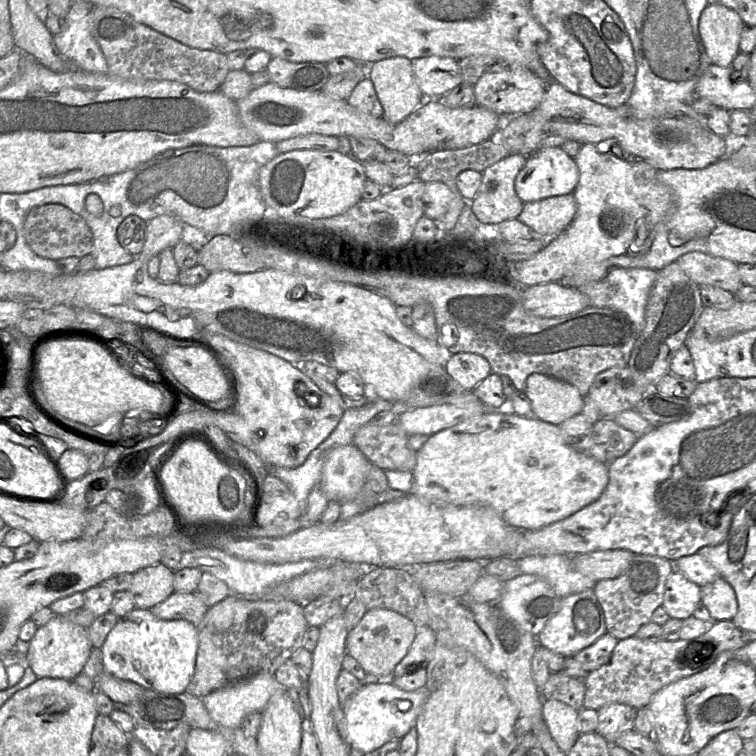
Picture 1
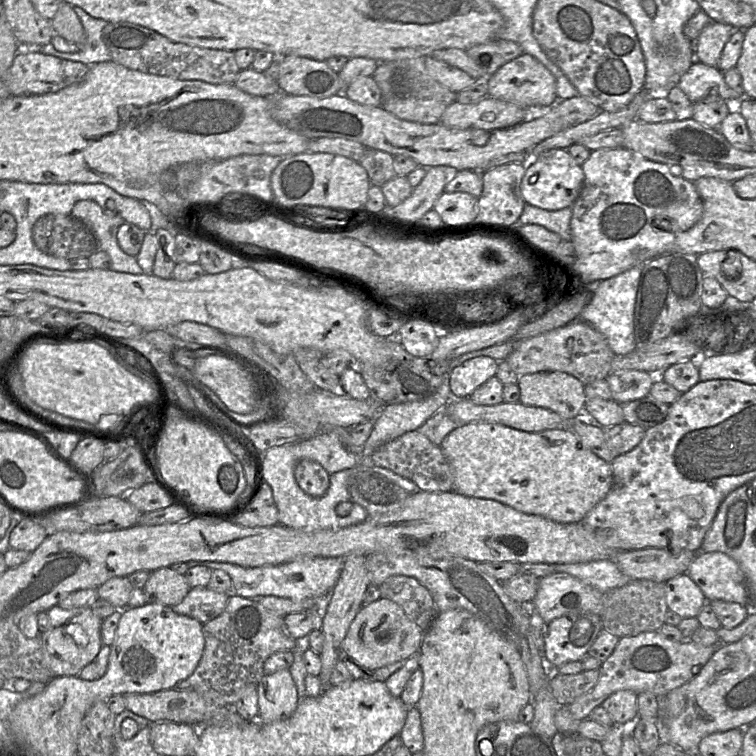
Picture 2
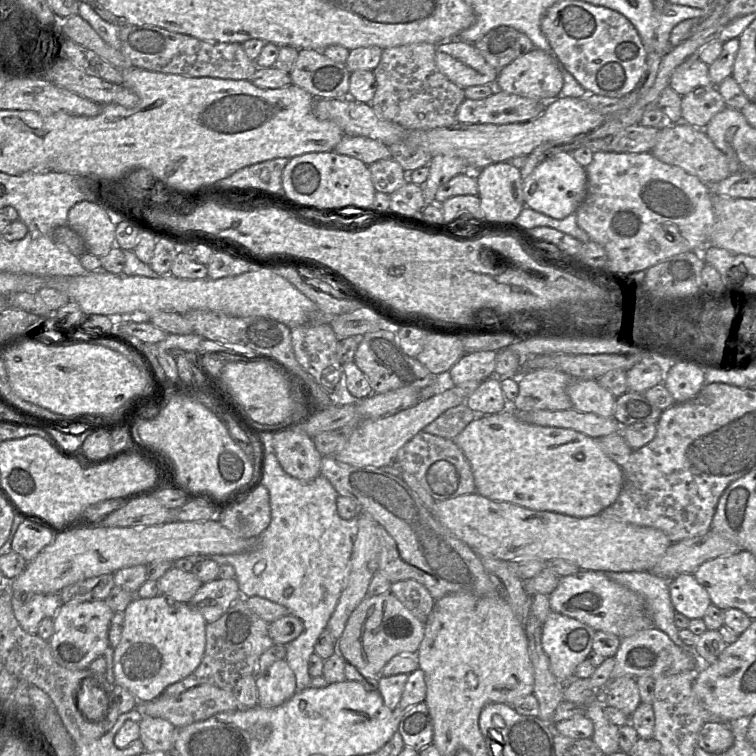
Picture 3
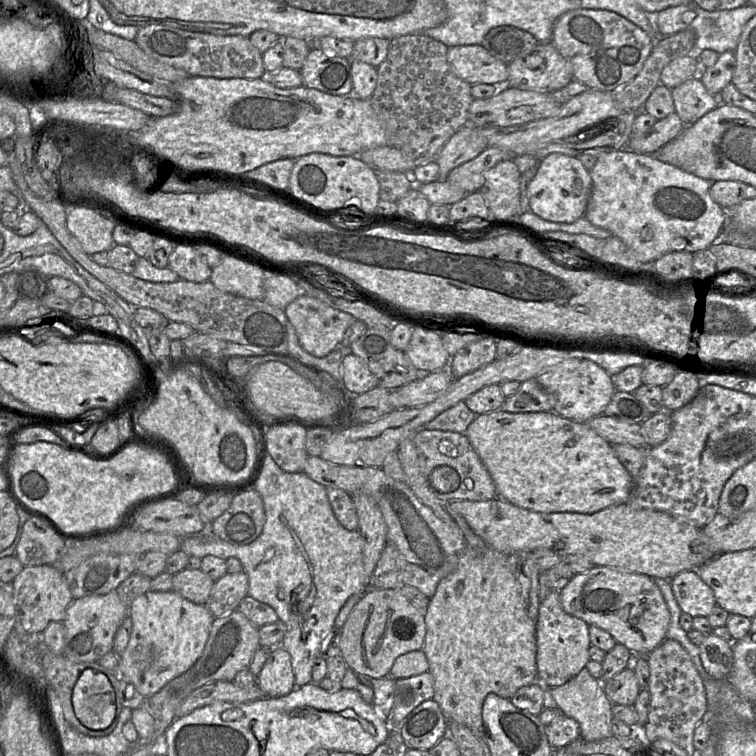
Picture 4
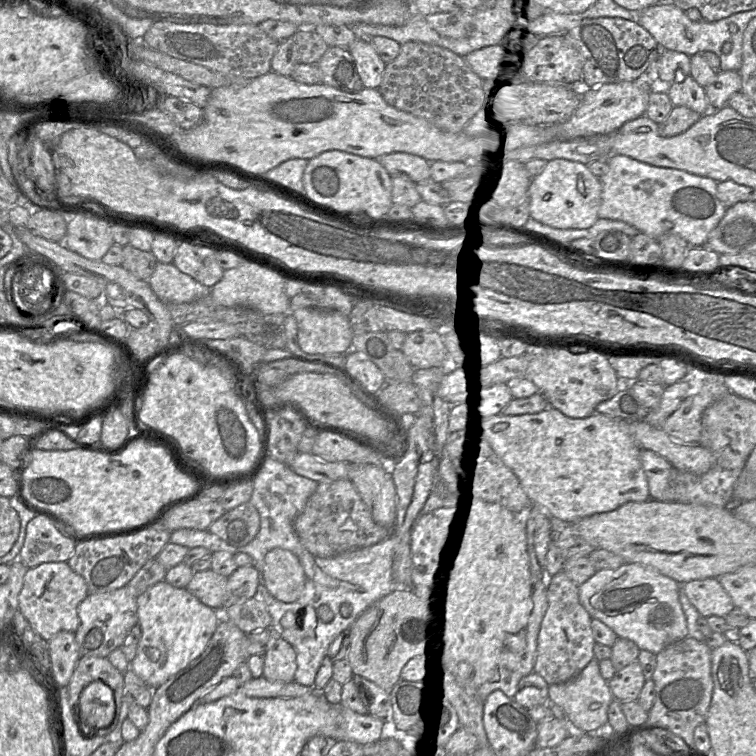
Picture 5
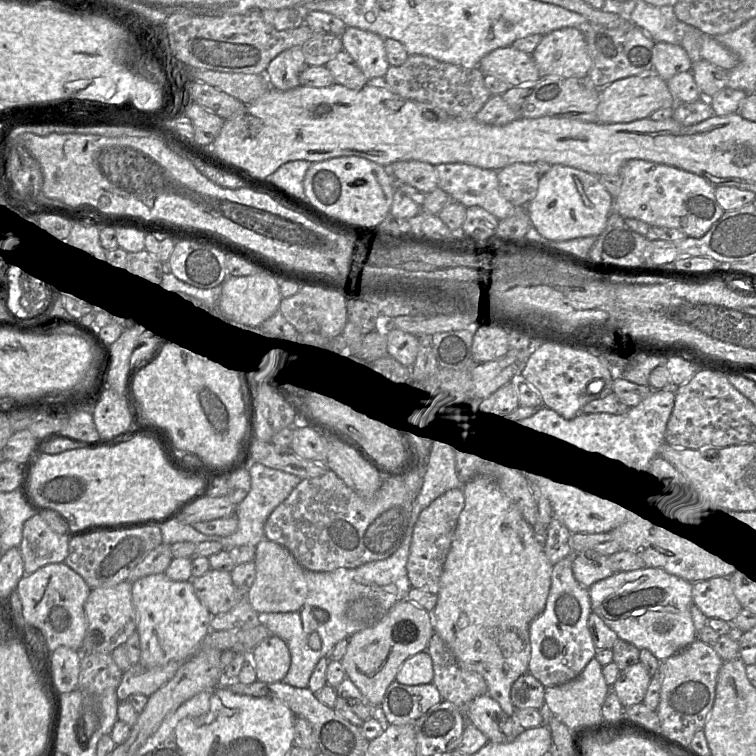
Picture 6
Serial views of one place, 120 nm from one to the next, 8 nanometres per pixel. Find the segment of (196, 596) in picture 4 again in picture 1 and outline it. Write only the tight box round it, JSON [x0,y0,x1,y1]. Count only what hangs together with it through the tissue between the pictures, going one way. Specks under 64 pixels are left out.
[129,564,175,609]

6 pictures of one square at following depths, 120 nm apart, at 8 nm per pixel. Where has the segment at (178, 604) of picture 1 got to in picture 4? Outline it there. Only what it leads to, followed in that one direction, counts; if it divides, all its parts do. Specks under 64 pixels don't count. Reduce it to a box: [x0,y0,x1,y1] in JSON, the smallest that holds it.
[205,571,249,618]

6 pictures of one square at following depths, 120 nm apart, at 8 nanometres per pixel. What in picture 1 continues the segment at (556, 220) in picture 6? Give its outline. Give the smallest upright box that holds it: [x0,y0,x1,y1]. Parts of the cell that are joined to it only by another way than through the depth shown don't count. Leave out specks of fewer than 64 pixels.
[514,147,579,203]

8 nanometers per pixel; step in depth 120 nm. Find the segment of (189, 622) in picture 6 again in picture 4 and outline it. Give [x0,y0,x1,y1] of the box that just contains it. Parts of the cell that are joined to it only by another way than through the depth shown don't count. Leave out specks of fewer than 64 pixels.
[118,590,215,698]

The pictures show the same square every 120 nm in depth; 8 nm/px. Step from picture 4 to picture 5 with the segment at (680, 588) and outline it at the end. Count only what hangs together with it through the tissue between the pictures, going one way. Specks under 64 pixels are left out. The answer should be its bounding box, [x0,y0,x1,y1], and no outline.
[681,578,735,618]

